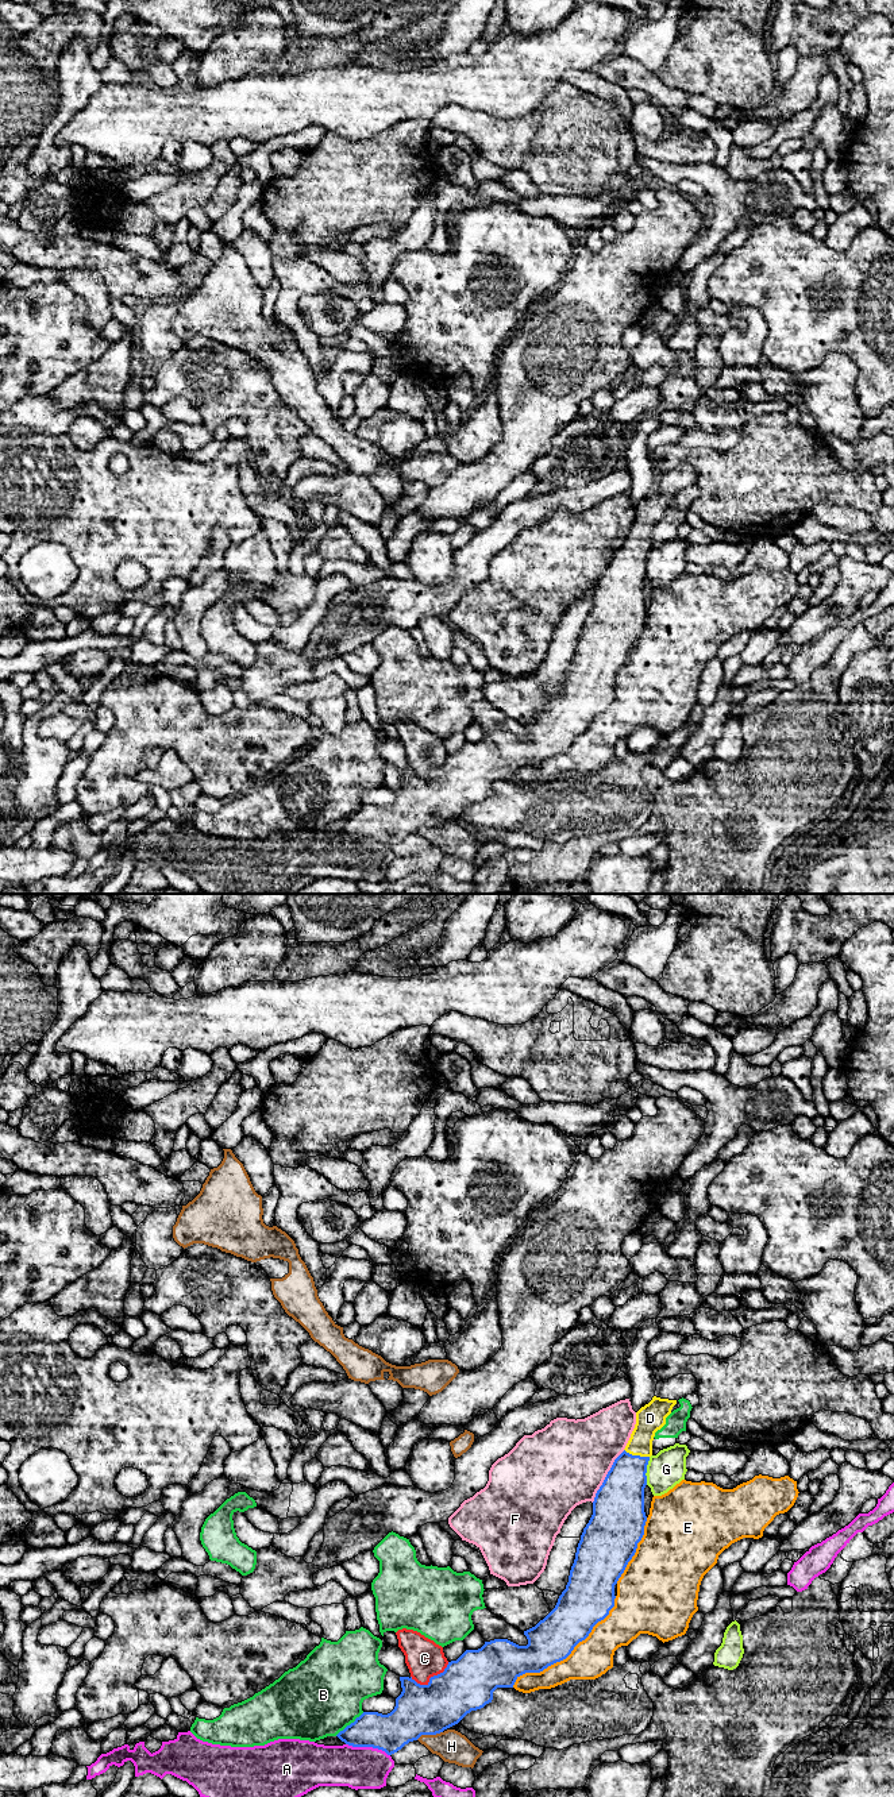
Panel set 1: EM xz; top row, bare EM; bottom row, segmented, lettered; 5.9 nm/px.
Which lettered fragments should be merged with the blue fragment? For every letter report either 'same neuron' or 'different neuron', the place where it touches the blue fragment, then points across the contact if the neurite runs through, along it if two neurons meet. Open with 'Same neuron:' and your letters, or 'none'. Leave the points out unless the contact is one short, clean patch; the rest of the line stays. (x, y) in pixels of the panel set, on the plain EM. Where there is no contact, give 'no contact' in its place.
Same neuron: D
A: different neuron; contact xz (367, 839)
B: different neuron; contact xz (350, 817)
C: different neuron; contact xz (430, 771)
D: same neuron; contact xz (636, 548)
E: different neuron; contact xz (569, 747)
F: different neuron; contact xz (607, 569)
G: different neuron; contact xz (646, 563)
H: different neuron; contact xz (428, 826)

